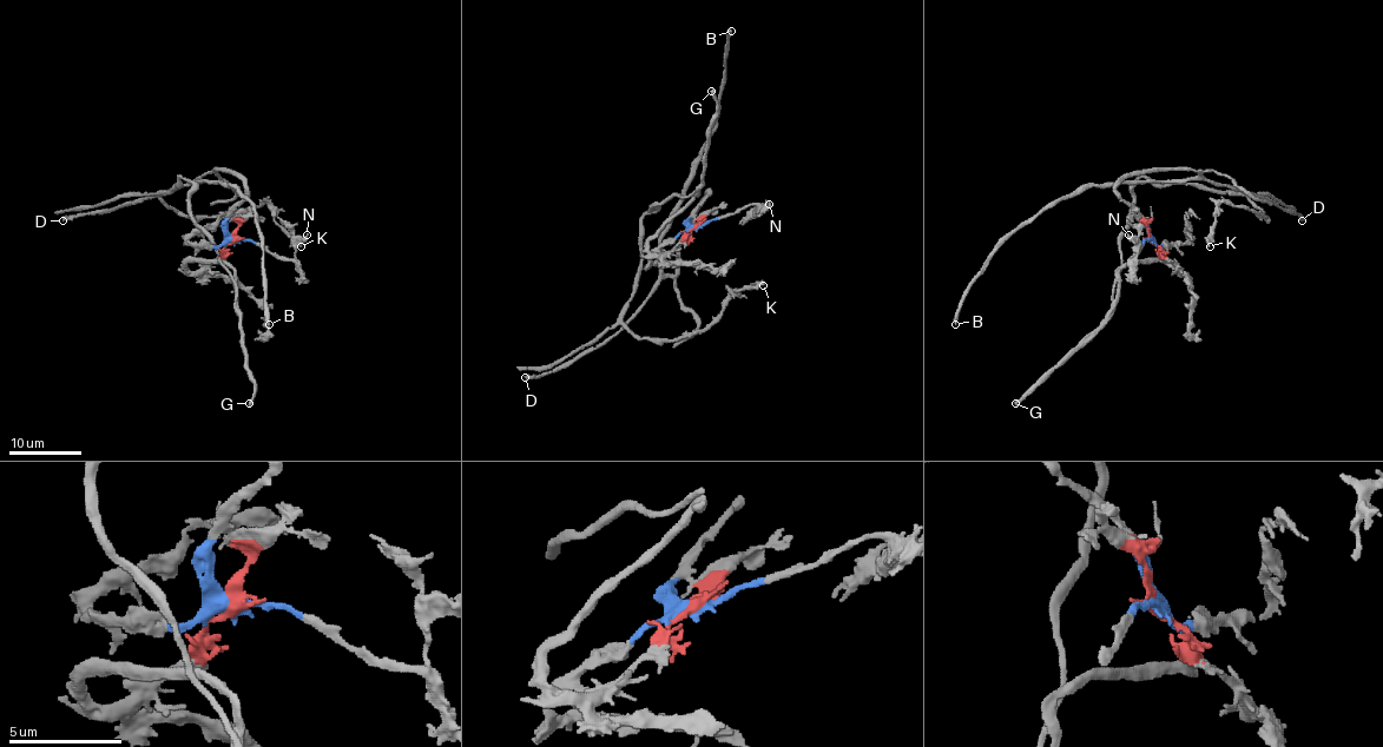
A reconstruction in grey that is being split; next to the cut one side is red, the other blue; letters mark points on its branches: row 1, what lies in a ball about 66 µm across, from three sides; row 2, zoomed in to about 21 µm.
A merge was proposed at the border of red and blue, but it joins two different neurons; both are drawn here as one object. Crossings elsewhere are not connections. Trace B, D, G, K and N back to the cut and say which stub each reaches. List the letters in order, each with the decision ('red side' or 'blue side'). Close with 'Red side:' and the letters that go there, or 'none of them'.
B: blue side
D: blue side
G: red side
K: red side
N: blue side
Red side: G, K

